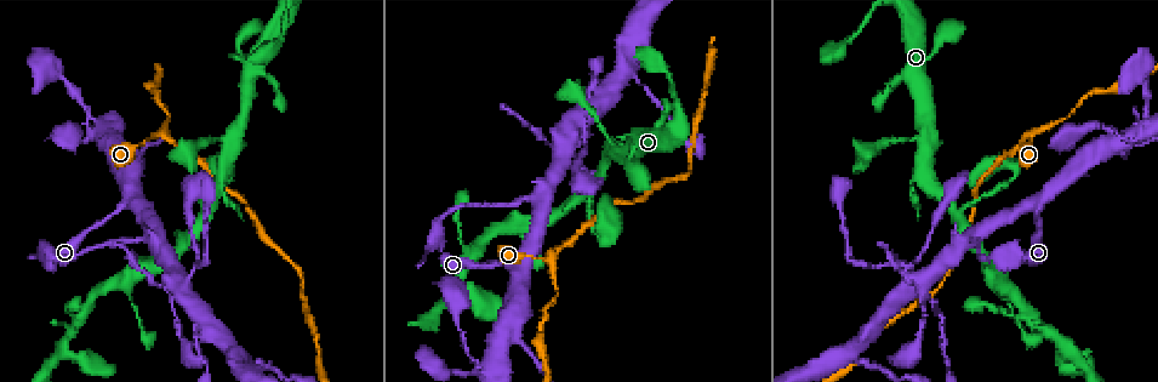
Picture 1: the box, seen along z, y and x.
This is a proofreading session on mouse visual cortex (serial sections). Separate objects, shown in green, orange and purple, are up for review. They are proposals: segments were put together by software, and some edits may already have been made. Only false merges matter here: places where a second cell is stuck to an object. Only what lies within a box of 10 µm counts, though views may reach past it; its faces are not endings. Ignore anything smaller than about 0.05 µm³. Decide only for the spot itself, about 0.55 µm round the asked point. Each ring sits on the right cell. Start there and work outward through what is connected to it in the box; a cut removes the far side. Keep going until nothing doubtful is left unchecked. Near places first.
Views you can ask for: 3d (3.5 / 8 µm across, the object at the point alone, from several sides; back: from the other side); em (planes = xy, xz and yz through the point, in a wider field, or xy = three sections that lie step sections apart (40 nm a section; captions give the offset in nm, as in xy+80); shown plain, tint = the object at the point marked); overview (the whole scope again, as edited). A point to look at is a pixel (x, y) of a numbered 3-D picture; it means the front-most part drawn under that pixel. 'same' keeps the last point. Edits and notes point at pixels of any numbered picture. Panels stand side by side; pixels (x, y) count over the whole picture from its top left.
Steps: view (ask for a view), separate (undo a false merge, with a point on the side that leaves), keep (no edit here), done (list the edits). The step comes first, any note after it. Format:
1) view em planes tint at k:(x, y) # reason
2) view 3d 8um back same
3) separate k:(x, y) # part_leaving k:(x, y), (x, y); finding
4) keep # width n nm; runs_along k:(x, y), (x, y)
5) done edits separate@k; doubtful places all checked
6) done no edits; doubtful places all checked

view 3d 3.5um at 1:(1034, 135) # branch point

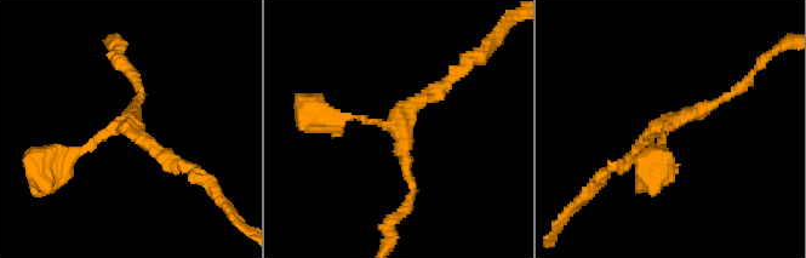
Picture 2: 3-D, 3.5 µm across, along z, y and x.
view em xy step 3 plain at 2:(666, 130) # arms 3; arm_widths 150, 150, 250 nm

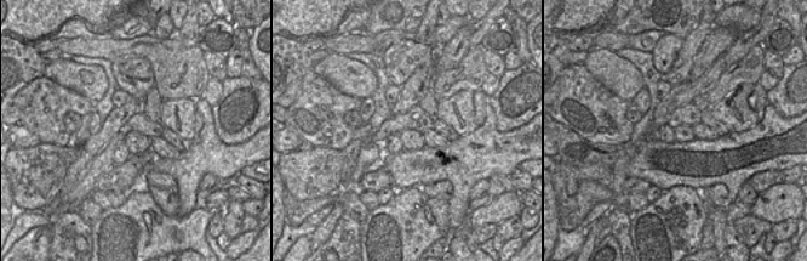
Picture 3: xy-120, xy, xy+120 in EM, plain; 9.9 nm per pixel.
view em xy step 3 tint same # with the object marked

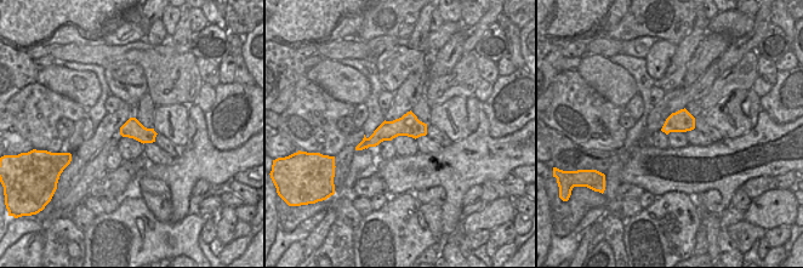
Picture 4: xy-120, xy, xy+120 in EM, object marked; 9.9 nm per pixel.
keep # runs_along 4:(423, 126), (387, 130), (362, 146); one cell here

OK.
view 3d 3.5um at 1:(186, 287)

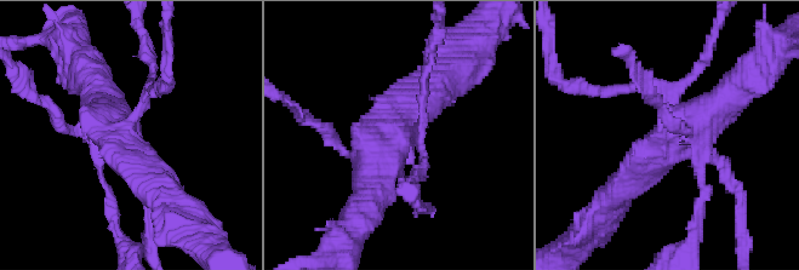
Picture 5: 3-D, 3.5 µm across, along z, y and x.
view em xy step 1 tint at 5:(123, 138) # need the tissue

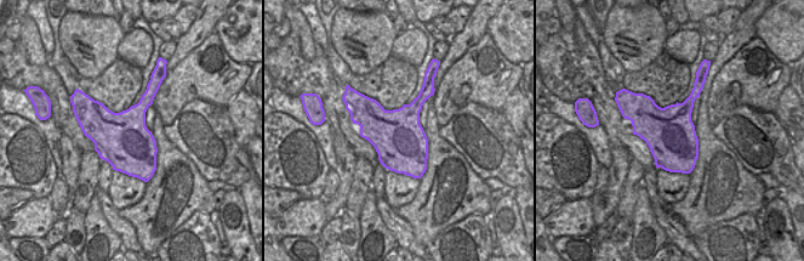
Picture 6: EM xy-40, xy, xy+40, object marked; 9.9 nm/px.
keep # width 500 nm; runs_along 5:(746, 80), (633, 173); one cell here

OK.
view 3d 3.5um at 1:(587, 126) # three arms meet

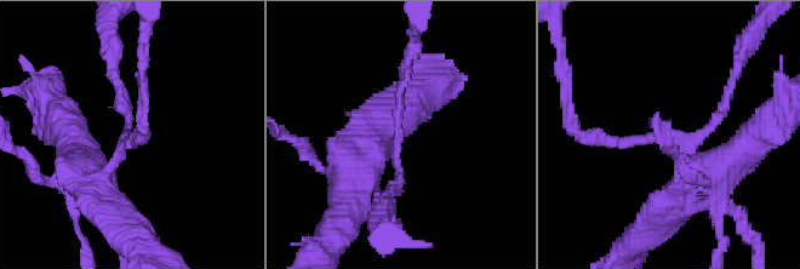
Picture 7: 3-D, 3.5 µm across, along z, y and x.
view em xy step 2 tint at 7:(672, 135) # arms 3; arm_widths 150, 150, 500 nm; now the EM

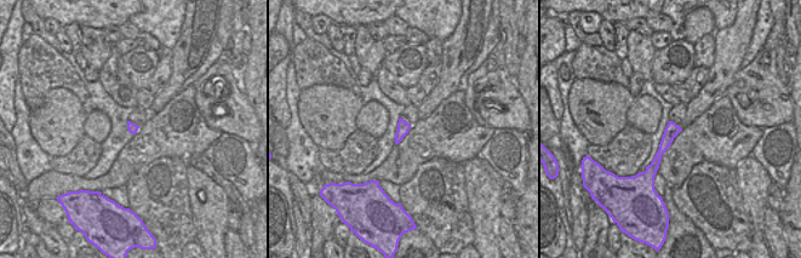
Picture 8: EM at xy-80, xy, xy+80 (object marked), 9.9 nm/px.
view em planes tint same

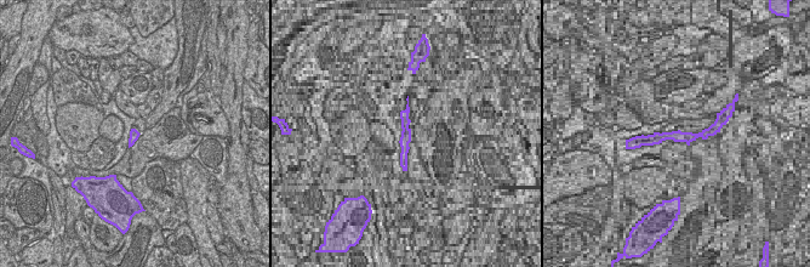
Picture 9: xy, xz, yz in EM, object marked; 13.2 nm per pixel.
keep # runs_along 7:(361, 166), (395, 144), (410, 58); all the same cell

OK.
done no edits; doubtful places all checked

